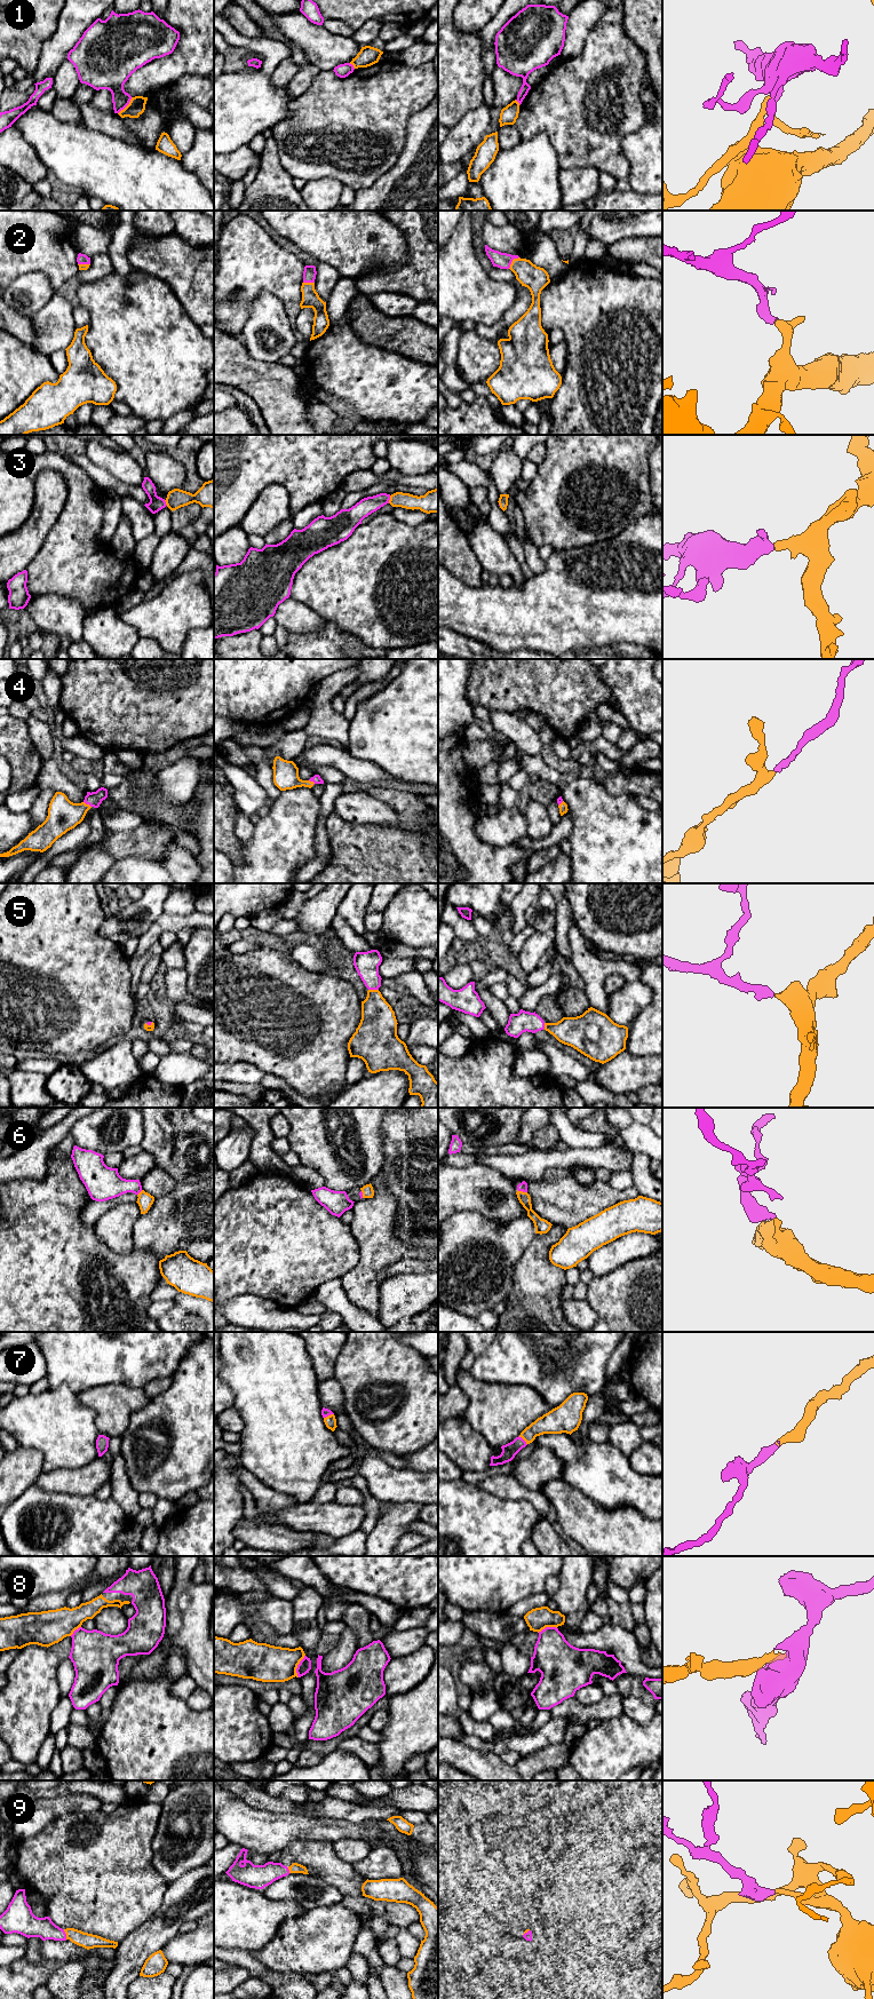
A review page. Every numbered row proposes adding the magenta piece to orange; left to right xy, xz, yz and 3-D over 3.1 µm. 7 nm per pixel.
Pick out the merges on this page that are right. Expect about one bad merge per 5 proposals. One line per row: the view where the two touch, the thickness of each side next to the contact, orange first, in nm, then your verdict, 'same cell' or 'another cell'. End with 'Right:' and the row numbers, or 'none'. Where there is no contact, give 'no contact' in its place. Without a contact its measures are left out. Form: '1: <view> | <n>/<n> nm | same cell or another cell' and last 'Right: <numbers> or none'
1: xy | 120/220 nm | another cell
2: yz | 170/110 nm | same cell
3: xz | 120/120 nm | same cell
4: xy | 220/110 nm | same cell
5: xz | 260/170 nm | same cell
6: yz | 90/60 nm | same cell
7: xz | 80/60 nm | same cell
8: xz | 260/90 nm | same cell
9: xy | 110/160 nm | same cell
Right: 2, 3, 4, 5, 6, 7, 8, 9

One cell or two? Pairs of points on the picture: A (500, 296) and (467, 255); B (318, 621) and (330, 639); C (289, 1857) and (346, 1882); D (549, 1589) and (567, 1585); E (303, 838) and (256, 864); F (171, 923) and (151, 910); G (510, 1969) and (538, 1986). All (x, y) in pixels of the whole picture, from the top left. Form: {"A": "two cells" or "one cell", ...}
{"A": "one cell", "B": "two cells", "C": "one cell", "D": "two cells", "E": "one cell", "F": "two cells", "G": "one cell"}

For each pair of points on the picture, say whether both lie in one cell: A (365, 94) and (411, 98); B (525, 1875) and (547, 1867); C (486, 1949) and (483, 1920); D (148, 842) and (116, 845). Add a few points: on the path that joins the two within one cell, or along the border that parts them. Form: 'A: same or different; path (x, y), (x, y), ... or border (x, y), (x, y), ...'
A: same; path (376, 94), (399, 94)
B: different; border (546, 1857), (539, 1865), (540, 1881)
C: same; path (487, 1942), (485, 1927)
D: same; path (140, 842), (124, 843)

